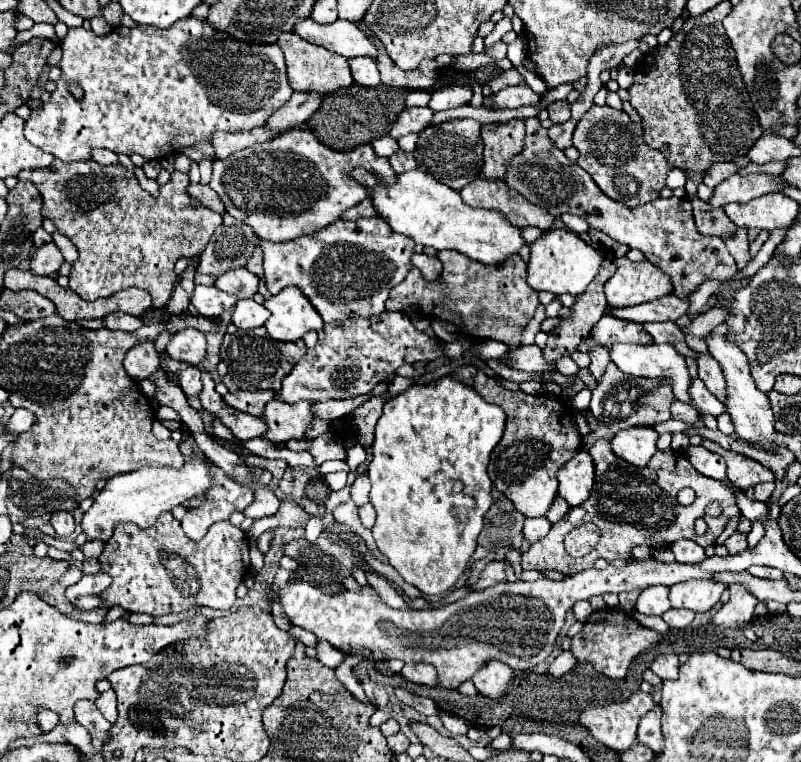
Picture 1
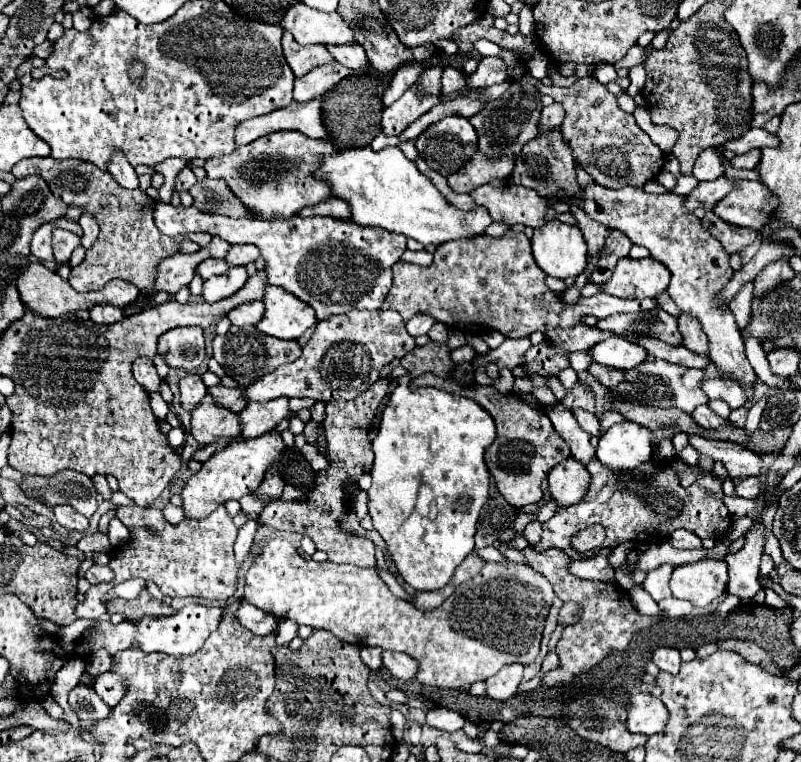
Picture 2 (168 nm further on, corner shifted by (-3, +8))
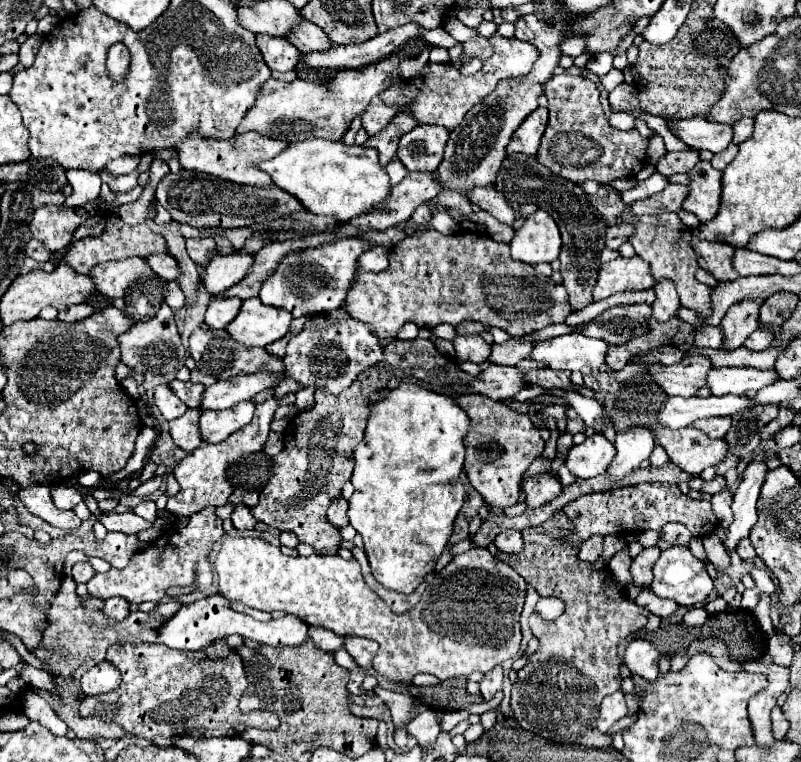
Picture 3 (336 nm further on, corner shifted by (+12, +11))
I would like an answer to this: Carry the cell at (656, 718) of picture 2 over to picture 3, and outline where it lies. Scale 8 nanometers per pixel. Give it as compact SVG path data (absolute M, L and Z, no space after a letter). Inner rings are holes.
M618 690L618 692L614 692L614 694L610 694L610 696L606 696L602 700L602 704L600 704L600 716L596 720L596 726L598 726L600 732L606 734L608 728L614 722L618 722L620 718L624 718L626 714L628 714L628 710L626 710L626 702L624 702L624 692Z

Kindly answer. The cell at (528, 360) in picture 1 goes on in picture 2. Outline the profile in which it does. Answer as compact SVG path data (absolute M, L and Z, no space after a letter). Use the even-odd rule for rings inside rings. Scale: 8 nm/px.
M505 339L497 349L491 349L487 355L477 355L477 361L473 365L487 365L487 363L497 363L499 369L515 369L517 365L523 363L523 355L531 347L531 341L525 339Z

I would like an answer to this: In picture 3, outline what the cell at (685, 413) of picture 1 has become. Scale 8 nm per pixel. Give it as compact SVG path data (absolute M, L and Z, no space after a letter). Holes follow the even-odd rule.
M720 416L720 418L708 418L708 420L696 420L696 424L692 424L694 428L706 432L712 438L724 438L726 432L730 430L730 422L732 418L728 416Z

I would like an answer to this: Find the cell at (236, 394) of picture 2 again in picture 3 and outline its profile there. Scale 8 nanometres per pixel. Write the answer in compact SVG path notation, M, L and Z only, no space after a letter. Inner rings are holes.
M170 380L168 382L170 390L188 406L188 408L198 408L200 406L200 392L204 392L202 384L194 384L194 382L180 382L180 380Z

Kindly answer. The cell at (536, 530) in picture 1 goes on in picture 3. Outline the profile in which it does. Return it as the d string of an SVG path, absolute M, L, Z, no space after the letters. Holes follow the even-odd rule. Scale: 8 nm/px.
M504 530L494 538L494 546L500 552L508 552L508 554L516 554L522 548L522 536L518 530Z

